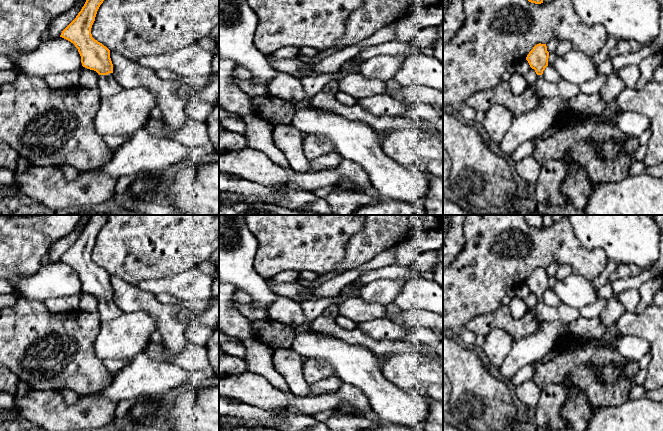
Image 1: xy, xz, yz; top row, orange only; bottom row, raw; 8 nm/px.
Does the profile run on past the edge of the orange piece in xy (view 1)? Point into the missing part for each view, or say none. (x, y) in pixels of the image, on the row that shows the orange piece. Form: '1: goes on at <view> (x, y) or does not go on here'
1: goes on at xy (107, 85)

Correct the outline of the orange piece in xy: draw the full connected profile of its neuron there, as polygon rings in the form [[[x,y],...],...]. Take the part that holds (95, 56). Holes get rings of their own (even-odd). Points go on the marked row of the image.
[[[86,0],[76,18],[62,31],[60,37],[78,49],[82,66],[99,74],[97,89],[102,98],[120,93],[123,88],[113,76],[110,50],[92,37],[91,28],[104,0]]]

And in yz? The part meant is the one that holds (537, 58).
[[[537,44],[526,57],[530,67],[535,70],[537,80],[529,85],[537,92],[541,98],[559,97],[565,101],[570,101],[580,93],[579,85],[570,83],[566,80],[558,82],[548,82],[543,77],[543,71],[548,66],[549,52],[546,44]]]

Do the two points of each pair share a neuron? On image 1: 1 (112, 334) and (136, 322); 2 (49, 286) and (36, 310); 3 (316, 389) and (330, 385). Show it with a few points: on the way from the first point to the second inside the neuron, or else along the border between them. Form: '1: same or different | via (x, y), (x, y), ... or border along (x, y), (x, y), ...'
1: same | via (118, 334), (124, 334), (130, 328)
2: different | border along (19, 295), (27, 299), (43, 302)
3: same | via (319, 387), (327, 385)

